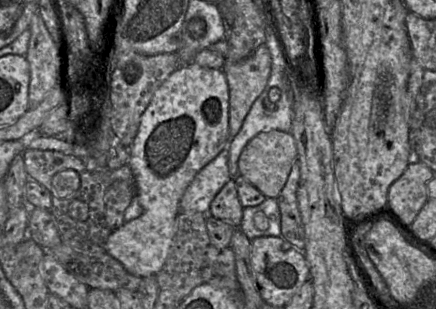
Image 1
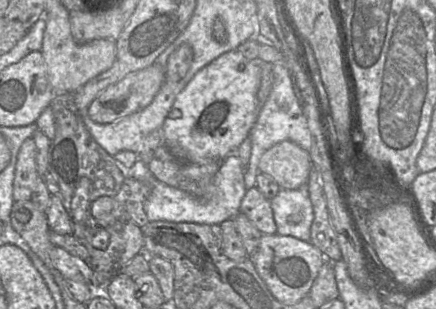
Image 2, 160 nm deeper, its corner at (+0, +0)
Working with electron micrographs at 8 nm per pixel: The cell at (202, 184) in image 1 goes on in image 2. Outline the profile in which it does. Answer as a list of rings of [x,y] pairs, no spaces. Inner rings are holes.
[[[229,154],[213,178],[213,194],[208,198],[198,198],[181,189],[158,182],[148,166],[138,160],[132,167],[126,169],[126,177],[146,182],[151,186],[150,196],[144,210],[149,221],[193,222],[197,224],[220,225],[228,219],[235,219],[239,213],[241,201],[247,191],[244,182],[244,163],[233,154]]]

